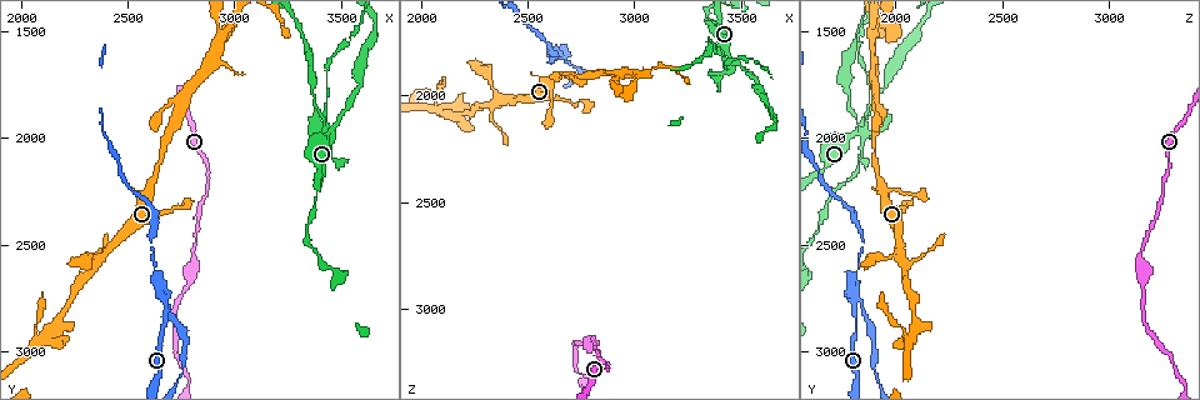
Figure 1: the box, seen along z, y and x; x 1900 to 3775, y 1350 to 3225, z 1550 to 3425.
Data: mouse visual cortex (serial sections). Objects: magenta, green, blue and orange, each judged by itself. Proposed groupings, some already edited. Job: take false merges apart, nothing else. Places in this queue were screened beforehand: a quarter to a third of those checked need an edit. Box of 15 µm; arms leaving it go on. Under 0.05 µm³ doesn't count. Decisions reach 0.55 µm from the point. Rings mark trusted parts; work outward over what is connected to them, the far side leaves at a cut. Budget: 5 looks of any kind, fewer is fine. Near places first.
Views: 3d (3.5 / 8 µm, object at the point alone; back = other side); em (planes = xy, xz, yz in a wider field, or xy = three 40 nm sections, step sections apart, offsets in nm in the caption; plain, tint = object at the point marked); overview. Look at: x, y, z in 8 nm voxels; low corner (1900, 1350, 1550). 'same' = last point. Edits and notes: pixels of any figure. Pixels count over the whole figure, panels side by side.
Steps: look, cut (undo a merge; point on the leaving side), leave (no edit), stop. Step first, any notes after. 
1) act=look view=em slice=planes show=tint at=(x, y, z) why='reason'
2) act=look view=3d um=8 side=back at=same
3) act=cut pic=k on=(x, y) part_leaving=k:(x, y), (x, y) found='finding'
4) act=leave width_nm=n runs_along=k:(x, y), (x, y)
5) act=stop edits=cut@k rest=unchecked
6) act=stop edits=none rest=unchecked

act=look view=3d um=3.5 side=back at=(2620, 2240, 2020) why='sudden change in width'

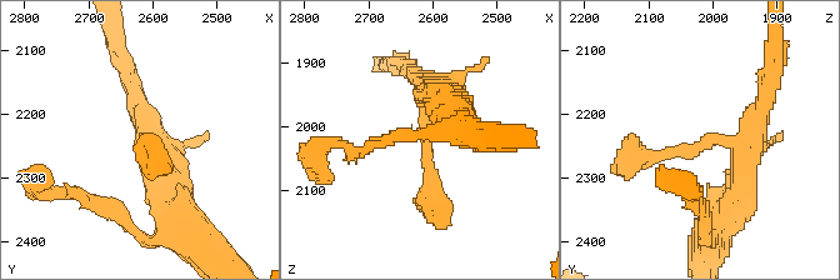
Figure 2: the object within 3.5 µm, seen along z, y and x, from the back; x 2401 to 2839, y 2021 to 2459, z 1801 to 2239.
act=look view=em slice=xy step=5 show=tint at=same arms=3 arm_widths_nm=200,350,400

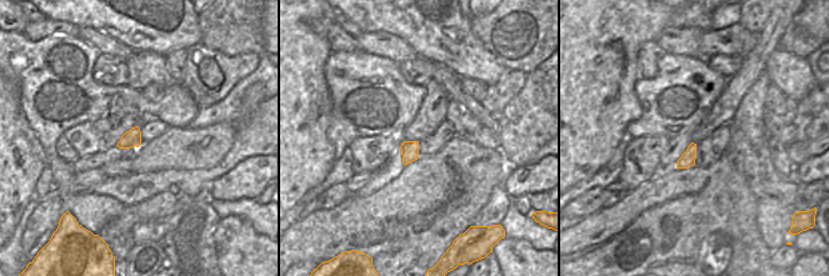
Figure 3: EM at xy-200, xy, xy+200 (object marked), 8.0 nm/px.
act=leave runs_along=2:(743, 190), (730, 140), (630, 159) found='one cell here'

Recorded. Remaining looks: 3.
act=look view=3d um=3.5 side=back at=(2750, 1860, 1910) why='narrows sharply'

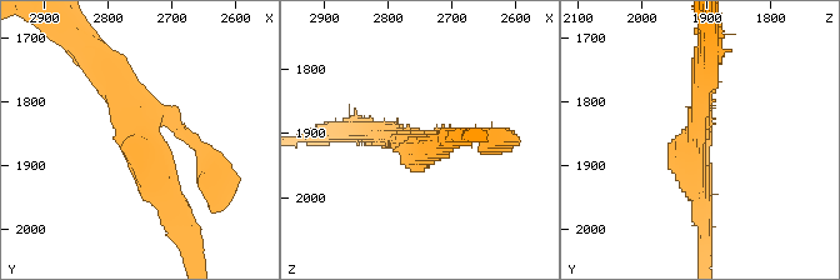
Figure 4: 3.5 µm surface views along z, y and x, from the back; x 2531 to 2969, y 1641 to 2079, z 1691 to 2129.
act=look view=em slice=xy step=5 show=tint at=(2750, 1855, 1920) why='need the tissue'

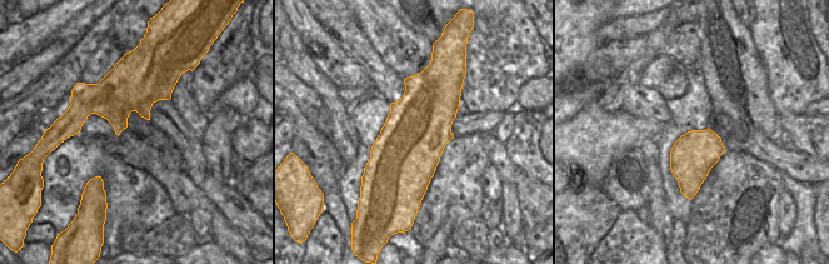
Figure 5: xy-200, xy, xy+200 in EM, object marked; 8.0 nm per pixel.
act=leave width_nm=550 runs_along=4:(171, 210), (125, 88), (101, 65) found='one cell here'

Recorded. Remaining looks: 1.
act=stop edits=none rest=unchecked

